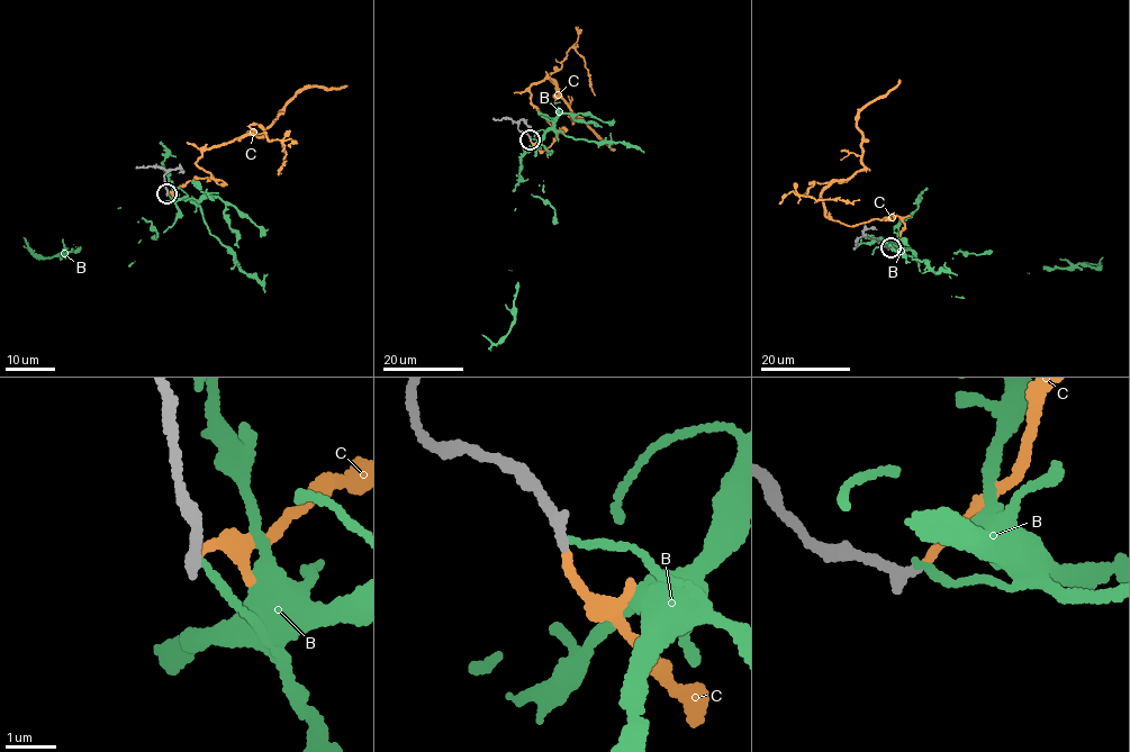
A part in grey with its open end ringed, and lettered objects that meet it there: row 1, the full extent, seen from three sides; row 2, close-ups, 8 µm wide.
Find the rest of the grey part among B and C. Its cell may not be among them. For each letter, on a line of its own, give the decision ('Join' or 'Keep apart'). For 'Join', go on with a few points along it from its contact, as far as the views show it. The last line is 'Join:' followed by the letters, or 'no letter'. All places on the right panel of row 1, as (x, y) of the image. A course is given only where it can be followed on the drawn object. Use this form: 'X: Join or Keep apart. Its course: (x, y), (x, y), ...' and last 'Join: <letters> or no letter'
B: Keep apart
C: Join. Its course: (889, 247), (904, 225), (898, 216), (850, 226), (830, 219), (821, 195), (865, 168), (858, 115), (900, 79)
Join: C

